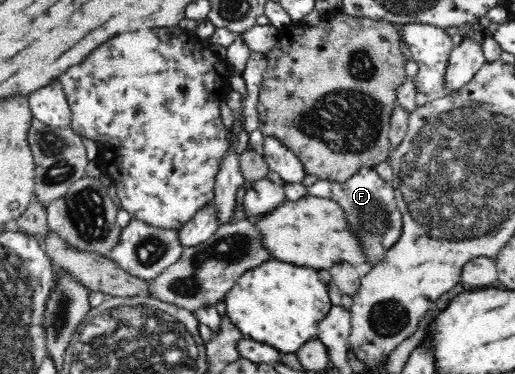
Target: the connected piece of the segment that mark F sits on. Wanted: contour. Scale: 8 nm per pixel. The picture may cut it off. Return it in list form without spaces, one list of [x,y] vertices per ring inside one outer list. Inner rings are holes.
[[[363,166],[355,175],[351,175],[343,183],[318,180],[309,186],[309,194],[332,199],[345,212],[347,228],[353,233],[353,238],[359,240],[361,254],[369,267],[376,266],[385,254],[397,243],[402,235],[402,213],[396,204],[395,191],[392,184],[385,181],[374,166]]]

